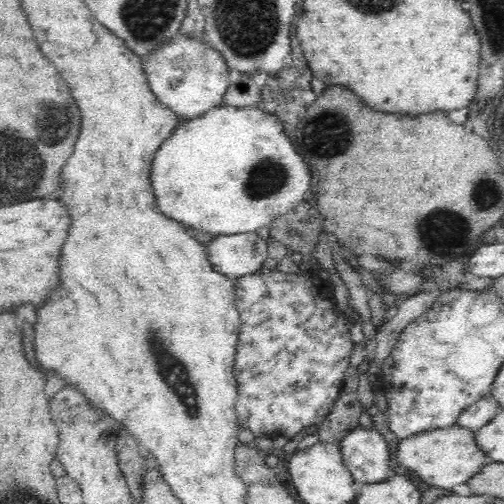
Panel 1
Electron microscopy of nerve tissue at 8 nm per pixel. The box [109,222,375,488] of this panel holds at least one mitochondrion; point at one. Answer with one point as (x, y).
(172, 370)

